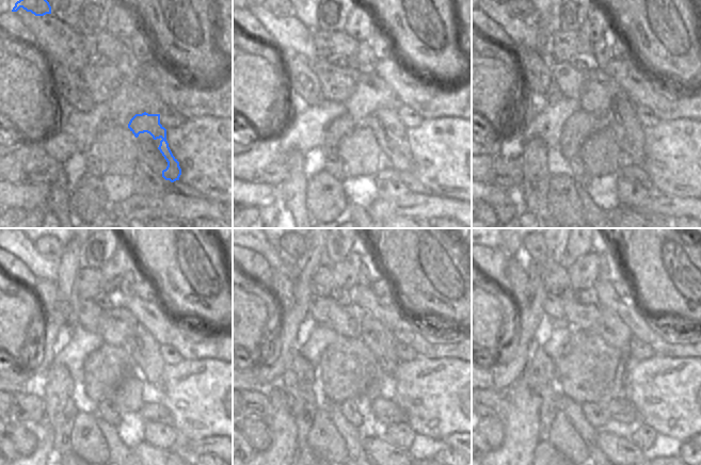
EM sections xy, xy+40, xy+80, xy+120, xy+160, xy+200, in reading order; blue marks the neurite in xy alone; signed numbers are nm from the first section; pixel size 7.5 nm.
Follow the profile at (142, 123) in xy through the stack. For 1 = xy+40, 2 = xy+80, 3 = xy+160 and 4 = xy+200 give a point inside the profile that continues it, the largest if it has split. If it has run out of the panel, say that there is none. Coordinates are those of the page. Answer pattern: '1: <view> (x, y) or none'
1: xy+40 (383, 119)
2: xy+80 (621, 117)
3: xy+160 (379, 340)
4: xy+200 (614, 332)

